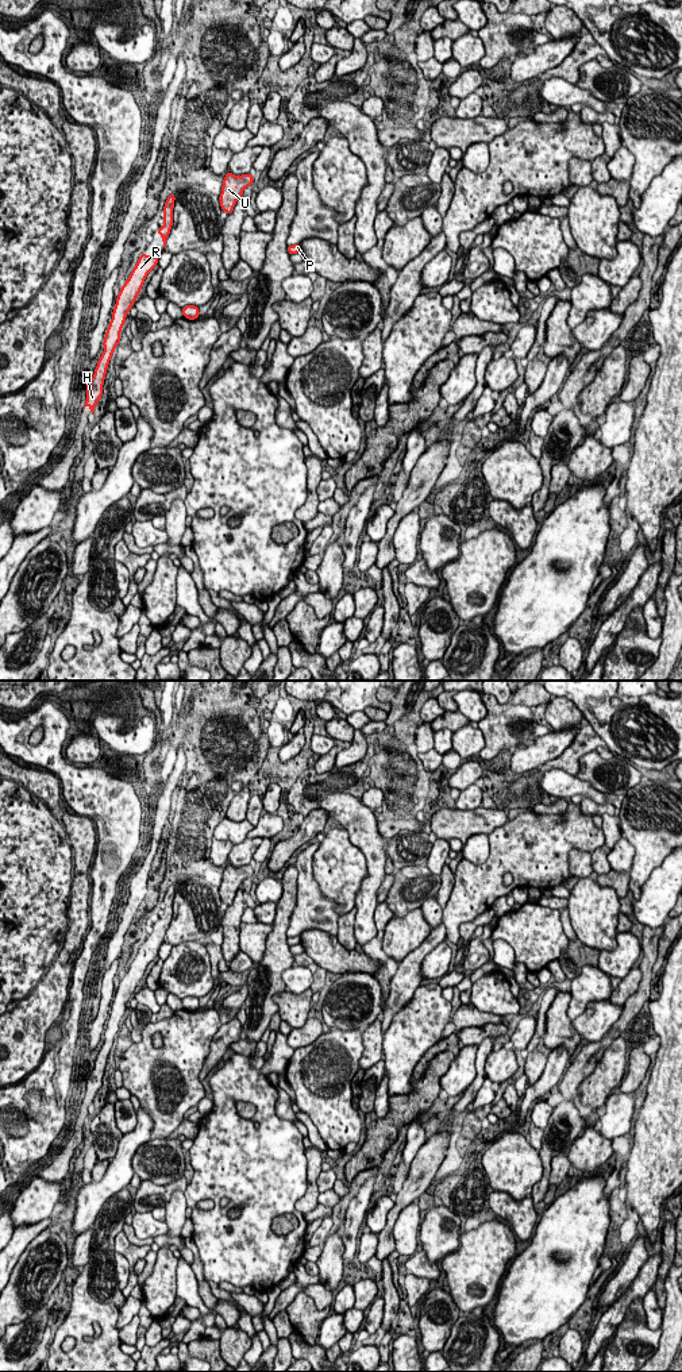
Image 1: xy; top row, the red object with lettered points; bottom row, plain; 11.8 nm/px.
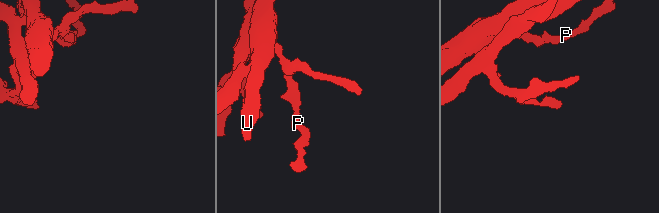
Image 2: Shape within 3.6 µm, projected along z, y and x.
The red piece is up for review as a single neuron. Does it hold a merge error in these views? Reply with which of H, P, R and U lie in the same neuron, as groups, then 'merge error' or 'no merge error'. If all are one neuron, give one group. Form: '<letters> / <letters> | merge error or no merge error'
H P R U | no merge error

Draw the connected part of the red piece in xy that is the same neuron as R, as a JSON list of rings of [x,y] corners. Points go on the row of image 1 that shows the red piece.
[[[142,253],[128,280],[124,281],[124,285],[122,286],[117,294],[116,304],[112,312],[112,319],[109,321],[103,342],[104,351],[95,369],[95,375],[88,379],[86,385],[86,401],[84,409],[88,405],[92,415],[95,412],[97,401],[103,397],[103,385],[115,347],[122,343],[119,338],[127,313],[130,312],[135,300],[139,297],[140,289],[145,284],[147,274],[158,265],[158,261],[159,255],[150,257]]]

